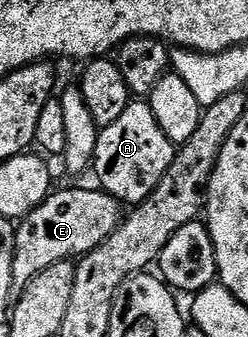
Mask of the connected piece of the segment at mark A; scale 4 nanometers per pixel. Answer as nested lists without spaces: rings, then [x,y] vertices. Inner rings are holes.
[[[148,102],[128,103],[113,125],[101,128],[94,173],[100,179],[99,187],[109,192],[114,199],[128,206],[141,204],[162,182],[162,174],[176,156],[176,148],[158,124]]]

